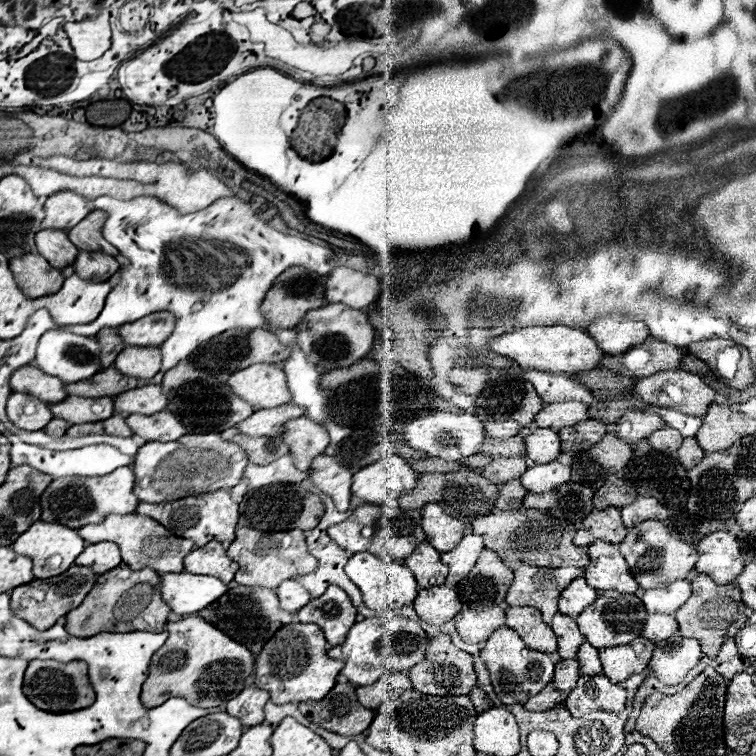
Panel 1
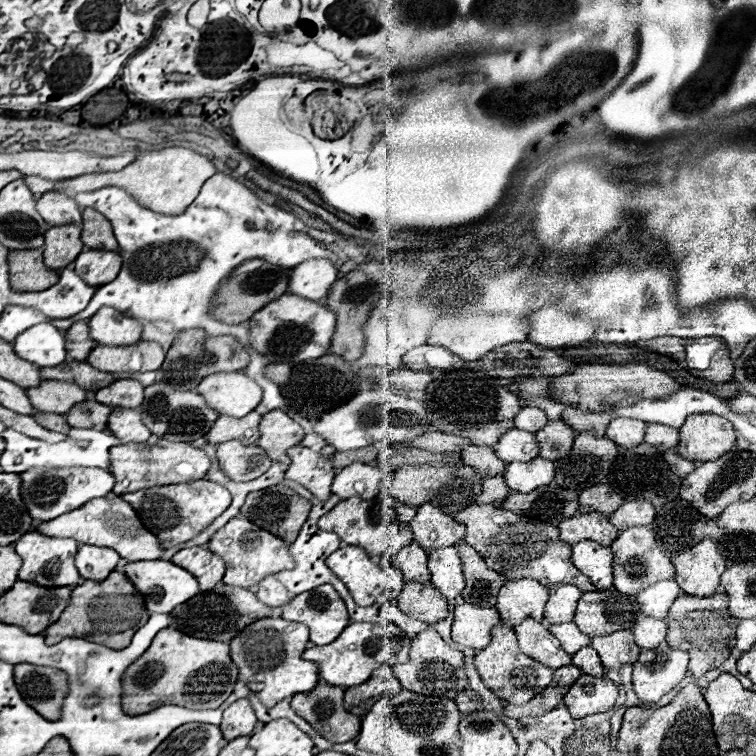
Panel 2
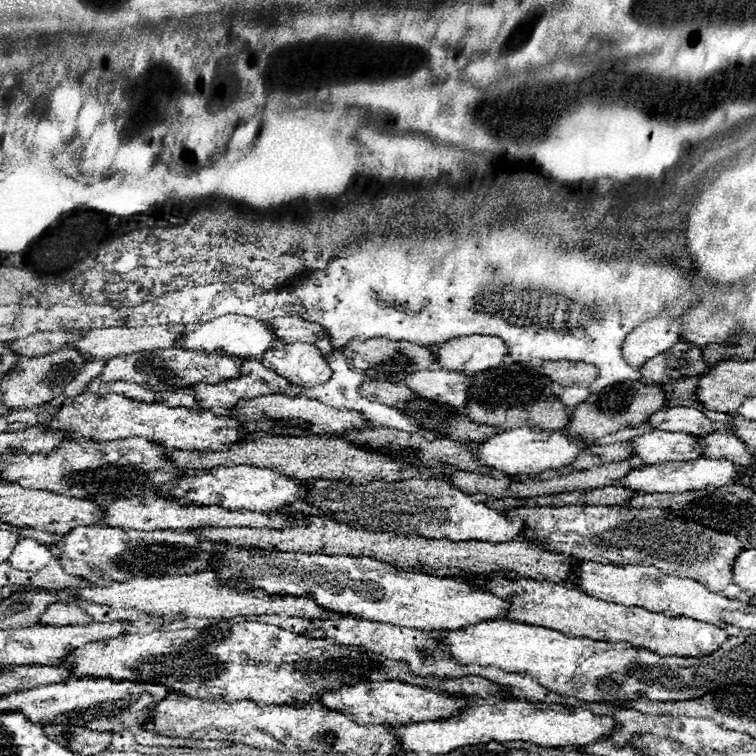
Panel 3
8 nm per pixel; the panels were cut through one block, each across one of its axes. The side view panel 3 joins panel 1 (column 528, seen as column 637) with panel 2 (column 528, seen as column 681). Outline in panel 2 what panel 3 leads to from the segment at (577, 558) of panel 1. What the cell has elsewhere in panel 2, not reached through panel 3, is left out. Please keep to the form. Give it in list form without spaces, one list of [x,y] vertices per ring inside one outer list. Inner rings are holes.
[[[472,504],[456,514],[456,522],[466,524],[464,542],[480,552],[484,562],[504,578],[536,578],[538,582],[544,582],[552,588],[560,586],[560,582],[574,582],[582,592],[594,590],[592,582],[572,564],[572,546],[558,538],[558,528],[552,524],[532,522],[494,504]]]

